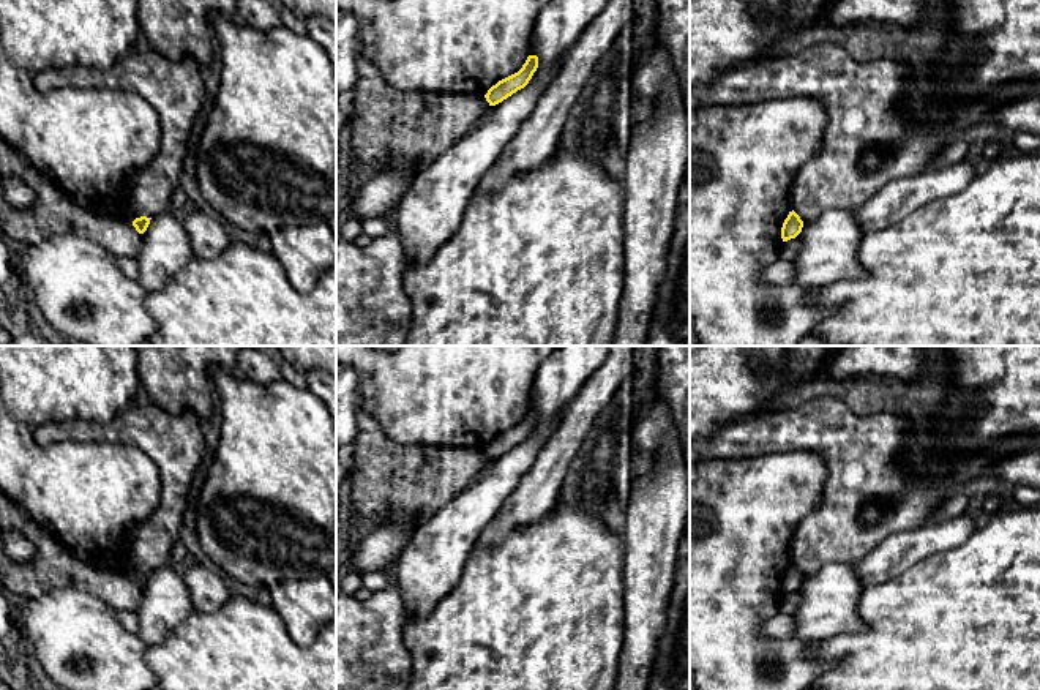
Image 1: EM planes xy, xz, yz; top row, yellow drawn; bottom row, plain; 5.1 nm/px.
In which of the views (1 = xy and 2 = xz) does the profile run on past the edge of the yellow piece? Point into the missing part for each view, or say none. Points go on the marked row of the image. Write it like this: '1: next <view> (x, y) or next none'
1: next none
2: next none

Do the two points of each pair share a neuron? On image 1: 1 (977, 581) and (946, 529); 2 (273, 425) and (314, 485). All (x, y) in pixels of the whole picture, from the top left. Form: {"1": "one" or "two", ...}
{"1": "two", "2": "one"}

